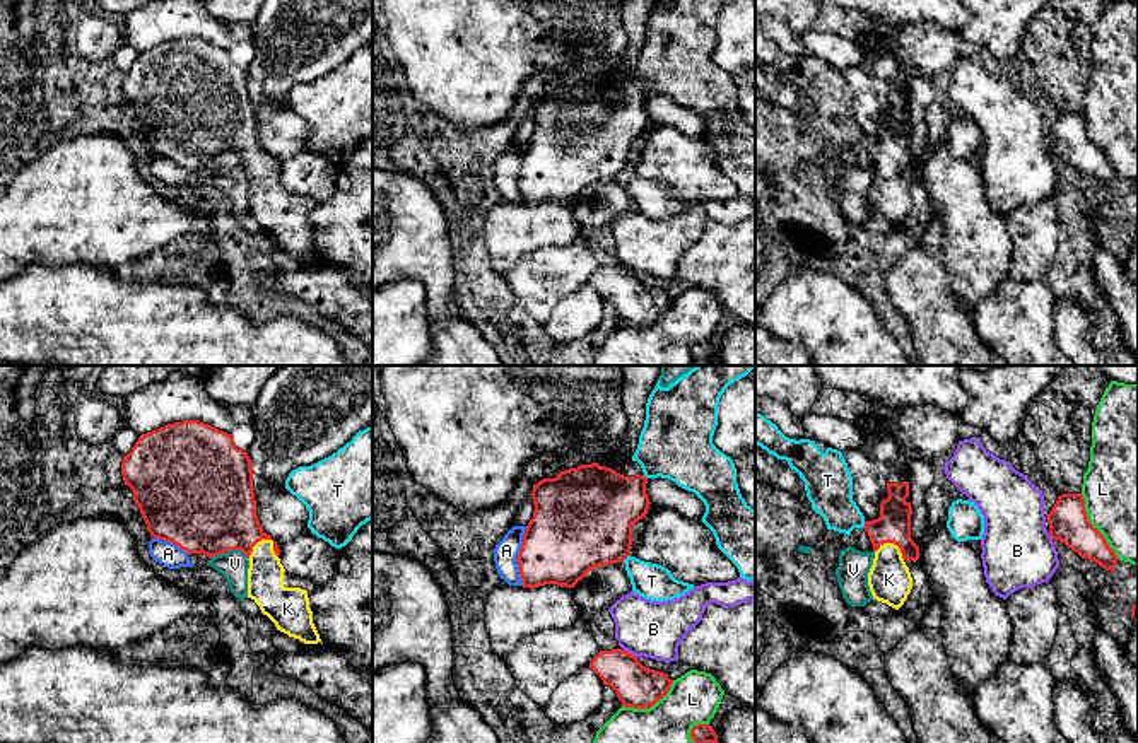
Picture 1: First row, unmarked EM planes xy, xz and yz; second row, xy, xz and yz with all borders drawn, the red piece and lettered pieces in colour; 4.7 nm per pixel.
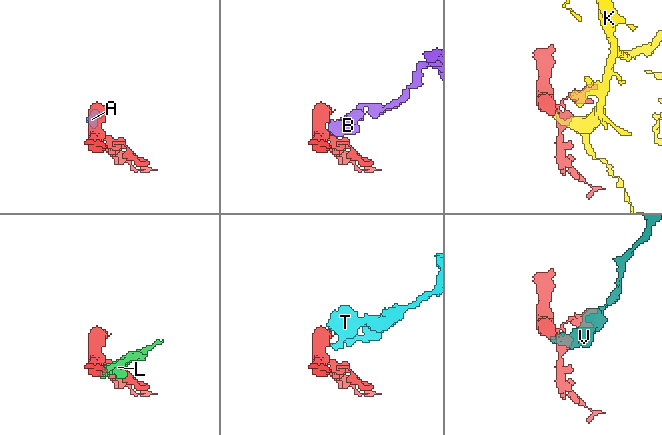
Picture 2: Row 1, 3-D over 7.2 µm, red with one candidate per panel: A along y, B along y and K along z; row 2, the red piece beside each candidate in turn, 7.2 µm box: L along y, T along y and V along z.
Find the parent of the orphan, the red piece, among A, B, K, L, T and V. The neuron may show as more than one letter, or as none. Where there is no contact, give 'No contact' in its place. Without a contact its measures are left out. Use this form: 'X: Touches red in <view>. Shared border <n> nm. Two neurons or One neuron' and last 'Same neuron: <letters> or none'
A: Touches red in xz. Shared border 280 nm. Two neurons
B: Touches red in xz. Shared border 90 nm. Two neurons
K: Touches red in xy. Shared border 150 nm. One neuron
L: Touches red in yz. Shared border 360 nm. Two neurons
T: Touches red in xz. Shared border 50 nm. Two neurons
V: Touches red in xy. Shared border 180 nm. Two neurons
Same neuron: K

